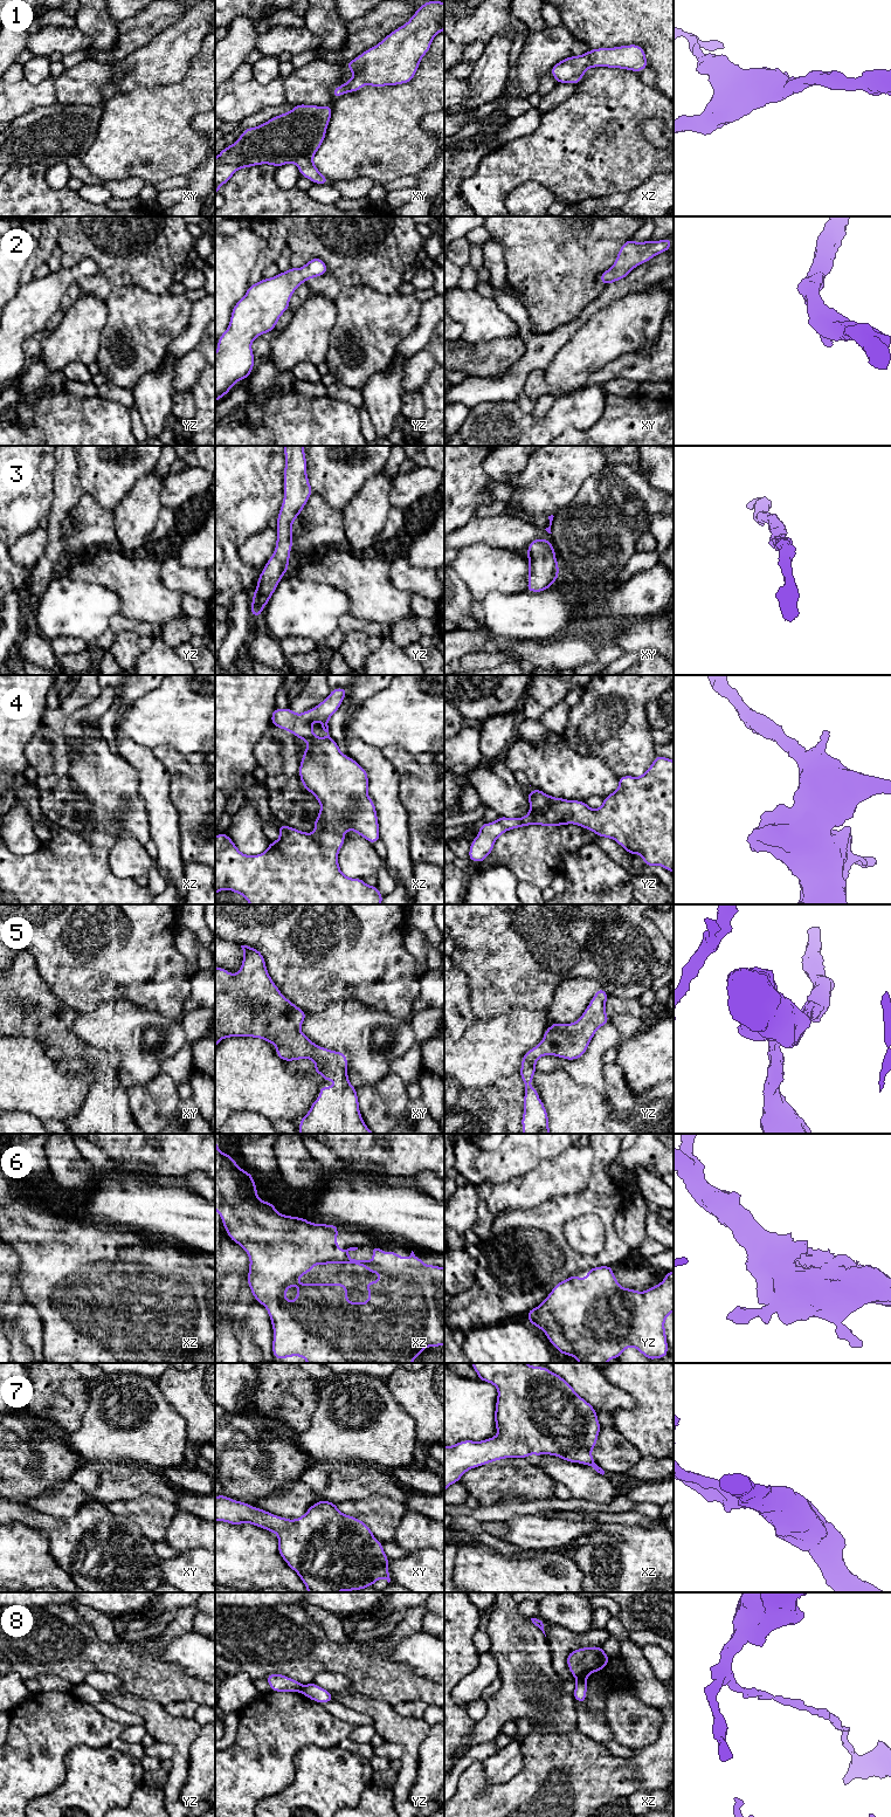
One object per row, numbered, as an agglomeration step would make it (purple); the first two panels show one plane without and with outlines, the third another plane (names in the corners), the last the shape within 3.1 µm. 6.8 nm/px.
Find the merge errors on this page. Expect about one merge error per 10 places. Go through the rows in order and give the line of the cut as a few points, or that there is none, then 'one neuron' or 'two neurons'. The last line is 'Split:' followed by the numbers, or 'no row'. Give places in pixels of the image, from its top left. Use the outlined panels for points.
1: no cut | one neuron
2: no cut | one neuron
3: no cut | one neuron
4: no cut | one neuron
5: no cut | one neuron
6: no cut | one neuron
7: no cut | one neuron
8: xz (577, 1678), (585, 1679) | two neurons
Split: 8

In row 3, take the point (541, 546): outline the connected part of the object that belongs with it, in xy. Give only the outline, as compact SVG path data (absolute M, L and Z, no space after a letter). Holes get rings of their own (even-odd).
M533 539L527 548L529 583L527 592L543 592L559 577L555 550L548 539Z

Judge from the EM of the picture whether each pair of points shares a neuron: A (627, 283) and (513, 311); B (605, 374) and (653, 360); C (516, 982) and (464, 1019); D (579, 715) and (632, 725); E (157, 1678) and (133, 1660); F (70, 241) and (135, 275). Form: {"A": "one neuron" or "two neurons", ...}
{"A": "one neuron", "B": "one neuron", "C": "two neurons", "D": "one neuron", "E": "one neuron", "F": "one neuron"}

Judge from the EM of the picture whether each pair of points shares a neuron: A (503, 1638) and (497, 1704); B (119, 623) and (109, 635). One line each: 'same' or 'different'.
A: same
B: same

